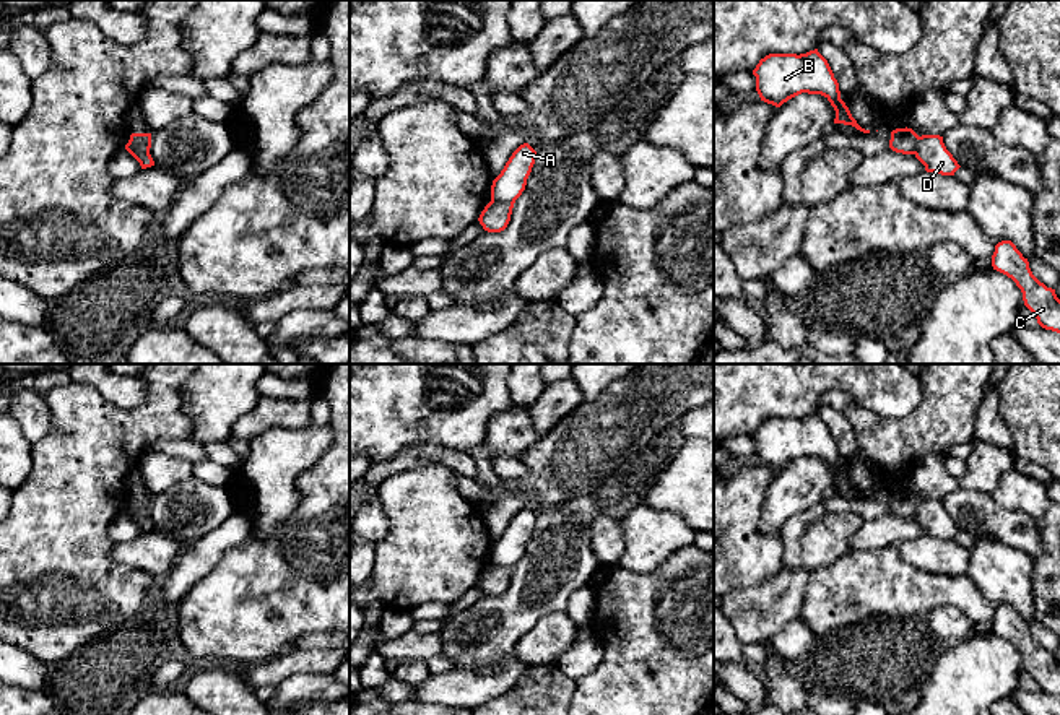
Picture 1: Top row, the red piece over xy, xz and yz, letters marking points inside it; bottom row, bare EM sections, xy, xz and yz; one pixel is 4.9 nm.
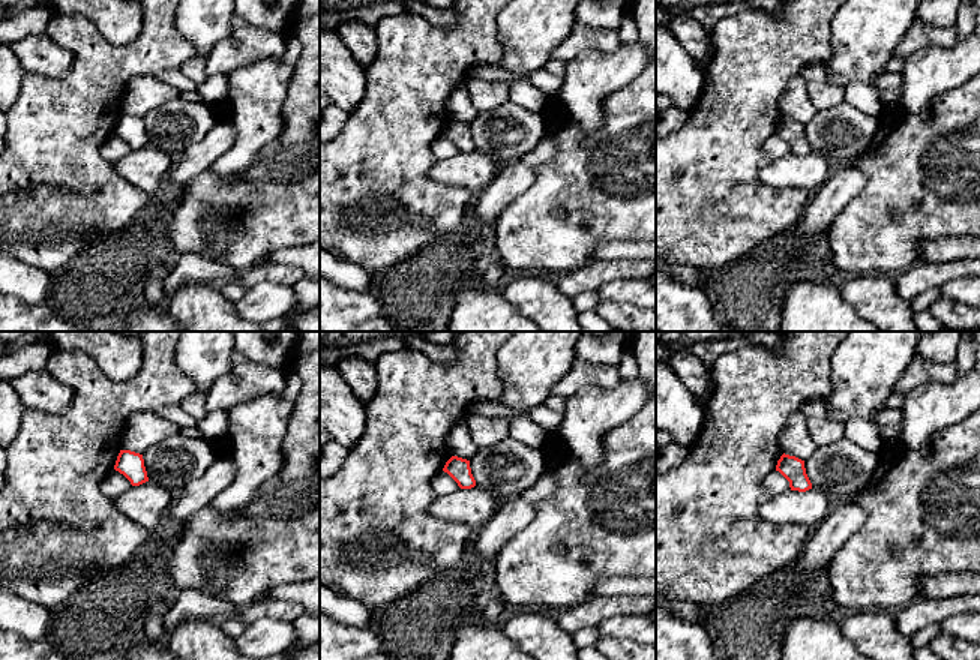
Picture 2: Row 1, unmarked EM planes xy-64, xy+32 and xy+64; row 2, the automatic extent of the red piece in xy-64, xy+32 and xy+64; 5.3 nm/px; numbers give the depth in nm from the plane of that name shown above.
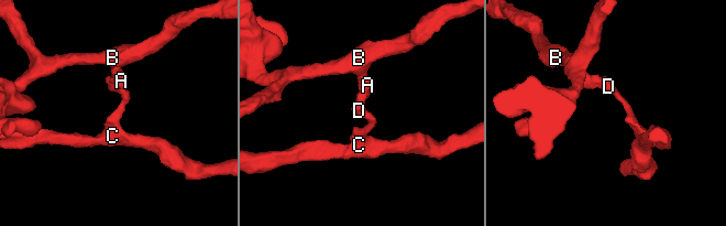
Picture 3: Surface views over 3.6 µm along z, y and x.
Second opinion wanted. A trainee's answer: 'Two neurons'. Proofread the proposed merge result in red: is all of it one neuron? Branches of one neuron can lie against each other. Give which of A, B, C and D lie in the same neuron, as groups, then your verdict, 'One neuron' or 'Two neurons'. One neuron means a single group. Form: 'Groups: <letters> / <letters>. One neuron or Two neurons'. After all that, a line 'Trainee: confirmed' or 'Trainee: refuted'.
Groups: A B / C D. Two neurons
Trainee: confirmed

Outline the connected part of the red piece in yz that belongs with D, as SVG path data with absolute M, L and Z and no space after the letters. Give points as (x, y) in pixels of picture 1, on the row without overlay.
M940 499L919 500L914 518L925 530L927 536L954 540L954 536L961 531L946 514L943 500Z

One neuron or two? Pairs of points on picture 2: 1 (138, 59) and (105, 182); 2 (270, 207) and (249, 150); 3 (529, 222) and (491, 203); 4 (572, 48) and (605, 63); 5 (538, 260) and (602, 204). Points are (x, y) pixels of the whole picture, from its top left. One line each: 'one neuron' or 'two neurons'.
1: one neuron
2: two neurons
3: two neurons
4: two neurons
5: one neuron

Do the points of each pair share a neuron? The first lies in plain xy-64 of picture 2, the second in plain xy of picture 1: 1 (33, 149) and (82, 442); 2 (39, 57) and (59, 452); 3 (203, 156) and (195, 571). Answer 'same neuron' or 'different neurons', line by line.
1: same neuron
2: different neurons
3: same neuron

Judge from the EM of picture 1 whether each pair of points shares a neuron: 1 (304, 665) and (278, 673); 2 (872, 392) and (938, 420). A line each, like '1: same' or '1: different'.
1: same
2: different

